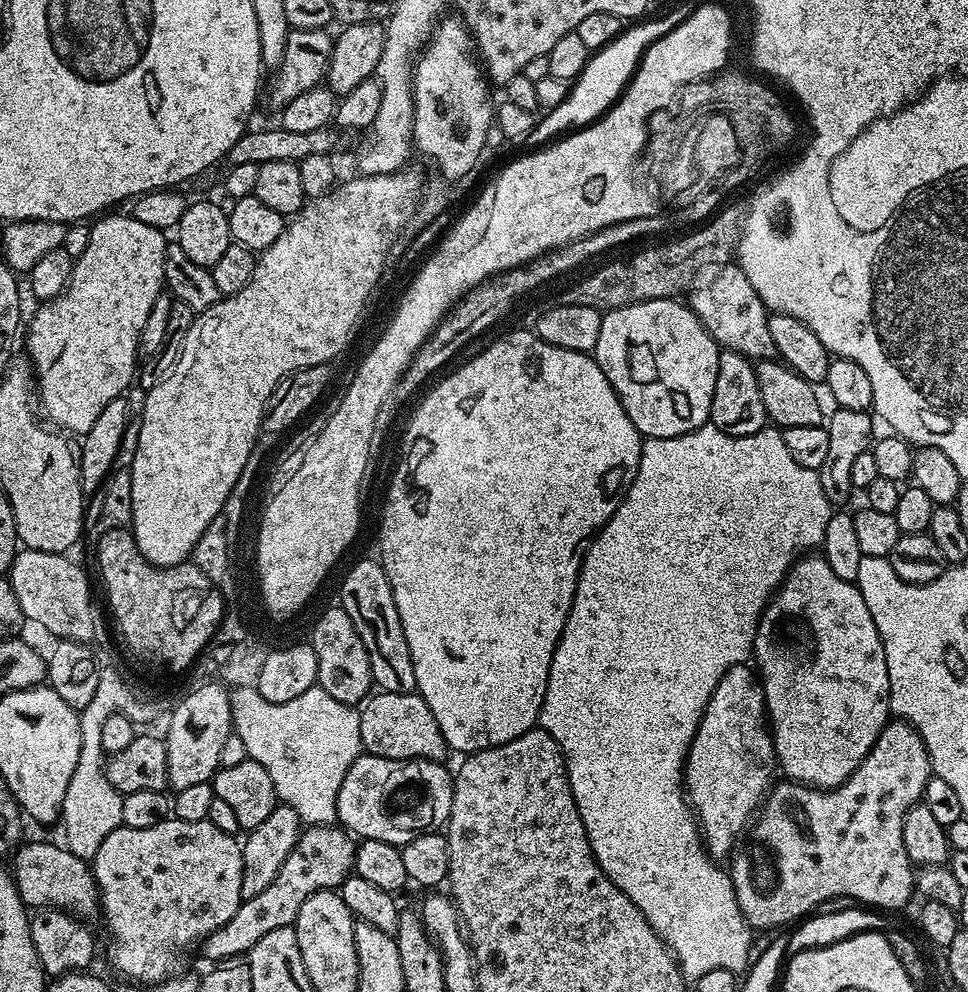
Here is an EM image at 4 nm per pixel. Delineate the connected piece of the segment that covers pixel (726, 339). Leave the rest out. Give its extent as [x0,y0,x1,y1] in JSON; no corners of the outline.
[686,262,777,361]

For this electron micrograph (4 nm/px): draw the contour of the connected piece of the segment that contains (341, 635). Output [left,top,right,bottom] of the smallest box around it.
[310,606,373,706]

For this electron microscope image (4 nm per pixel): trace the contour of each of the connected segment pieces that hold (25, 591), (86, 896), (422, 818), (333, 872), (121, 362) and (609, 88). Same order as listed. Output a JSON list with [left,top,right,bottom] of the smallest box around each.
[[10,548,100,644],[10,840,101,922],[336,754,454,846],[202,827,356,962],[26,214,165,434],[527,12,681,146]]

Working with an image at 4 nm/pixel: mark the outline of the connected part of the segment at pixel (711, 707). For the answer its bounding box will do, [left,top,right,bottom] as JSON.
[684,663,778,858]

